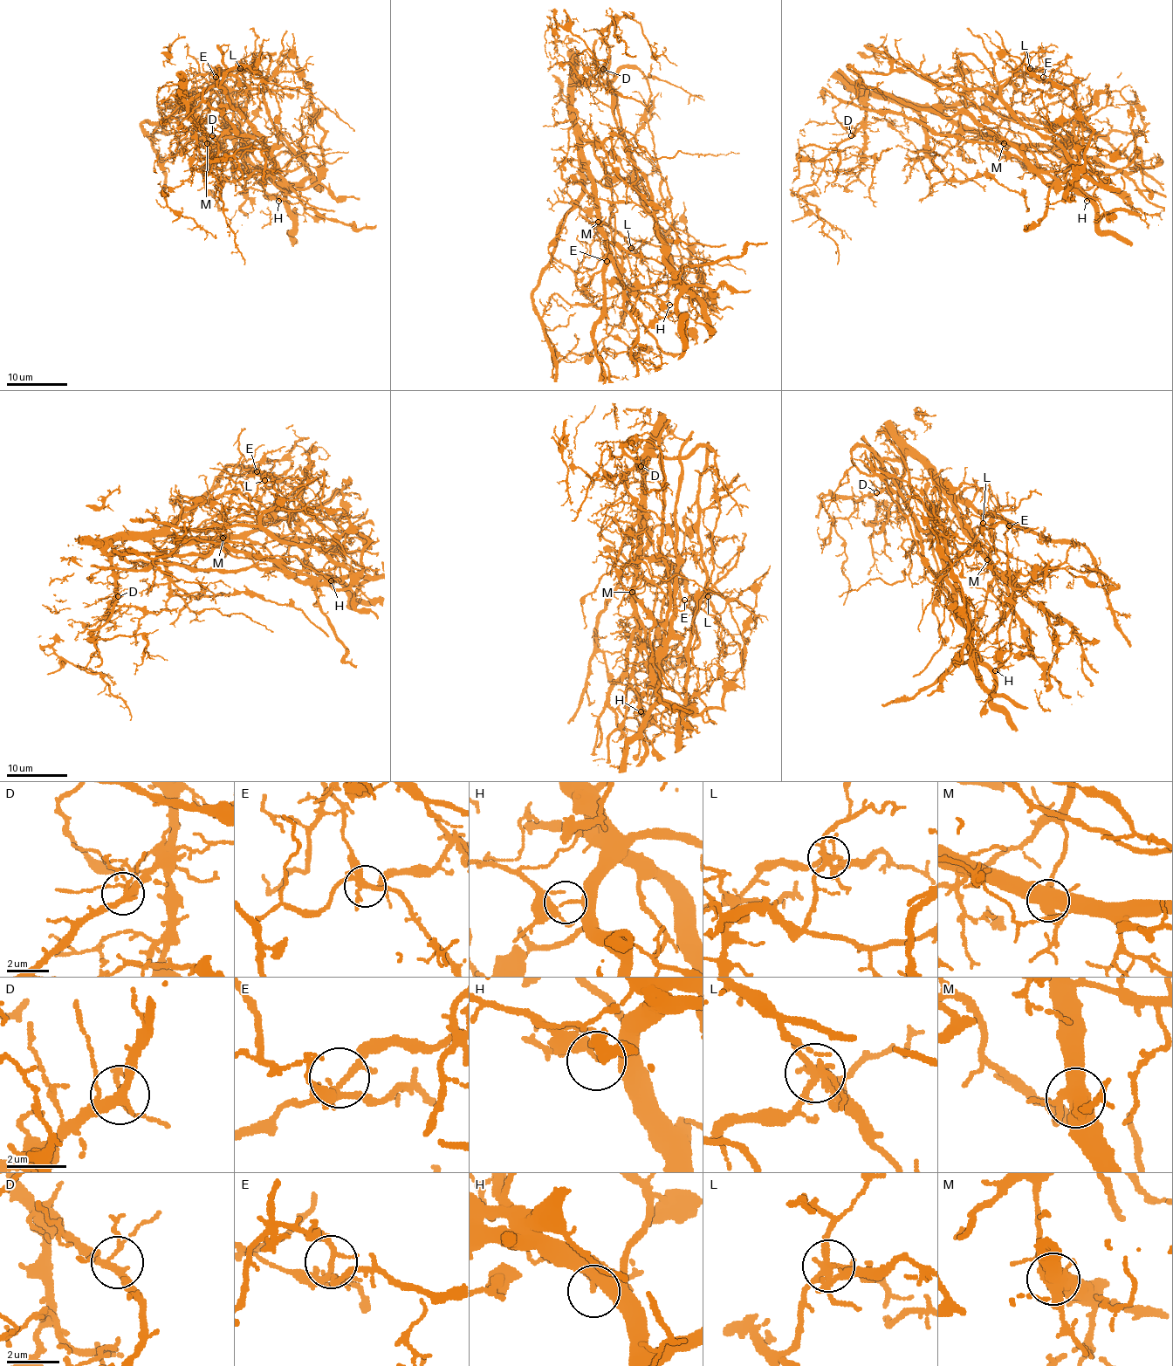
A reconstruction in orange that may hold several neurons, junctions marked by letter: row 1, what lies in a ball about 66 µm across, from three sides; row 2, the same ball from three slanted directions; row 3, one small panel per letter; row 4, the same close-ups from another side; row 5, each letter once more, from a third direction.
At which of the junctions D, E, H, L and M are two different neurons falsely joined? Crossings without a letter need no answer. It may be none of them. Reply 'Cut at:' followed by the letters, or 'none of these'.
Cut at: H, L, M

